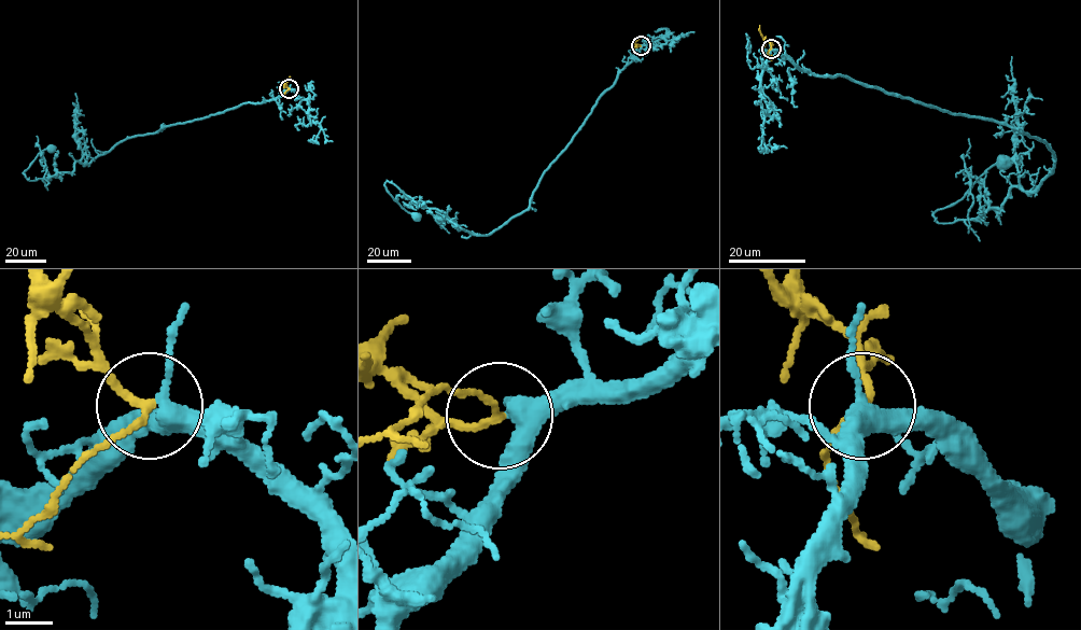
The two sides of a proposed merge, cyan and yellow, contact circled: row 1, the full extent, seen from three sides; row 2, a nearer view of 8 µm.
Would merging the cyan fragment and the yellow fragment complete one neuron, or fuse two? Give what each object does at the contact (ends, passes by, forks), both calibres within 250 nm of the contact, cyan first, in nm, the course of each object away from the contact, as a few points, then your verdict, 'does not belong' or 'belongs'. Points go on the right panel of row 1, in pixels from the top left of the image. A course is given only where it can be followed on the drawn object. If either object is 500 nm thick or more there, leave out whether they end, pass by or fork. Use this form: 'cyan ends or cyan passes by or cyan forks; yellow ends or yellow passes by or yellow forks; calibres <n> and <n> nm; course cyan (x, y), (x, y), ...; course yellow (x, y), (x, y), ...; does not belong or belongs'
cyan forks; yellow passes by; calibres 320 and 130 nm; course cyan (771, 48), (1053, 154), (1034, 192), (938, 222), (1005, 165); course yellow (771, 48), (759, 25); belongs

